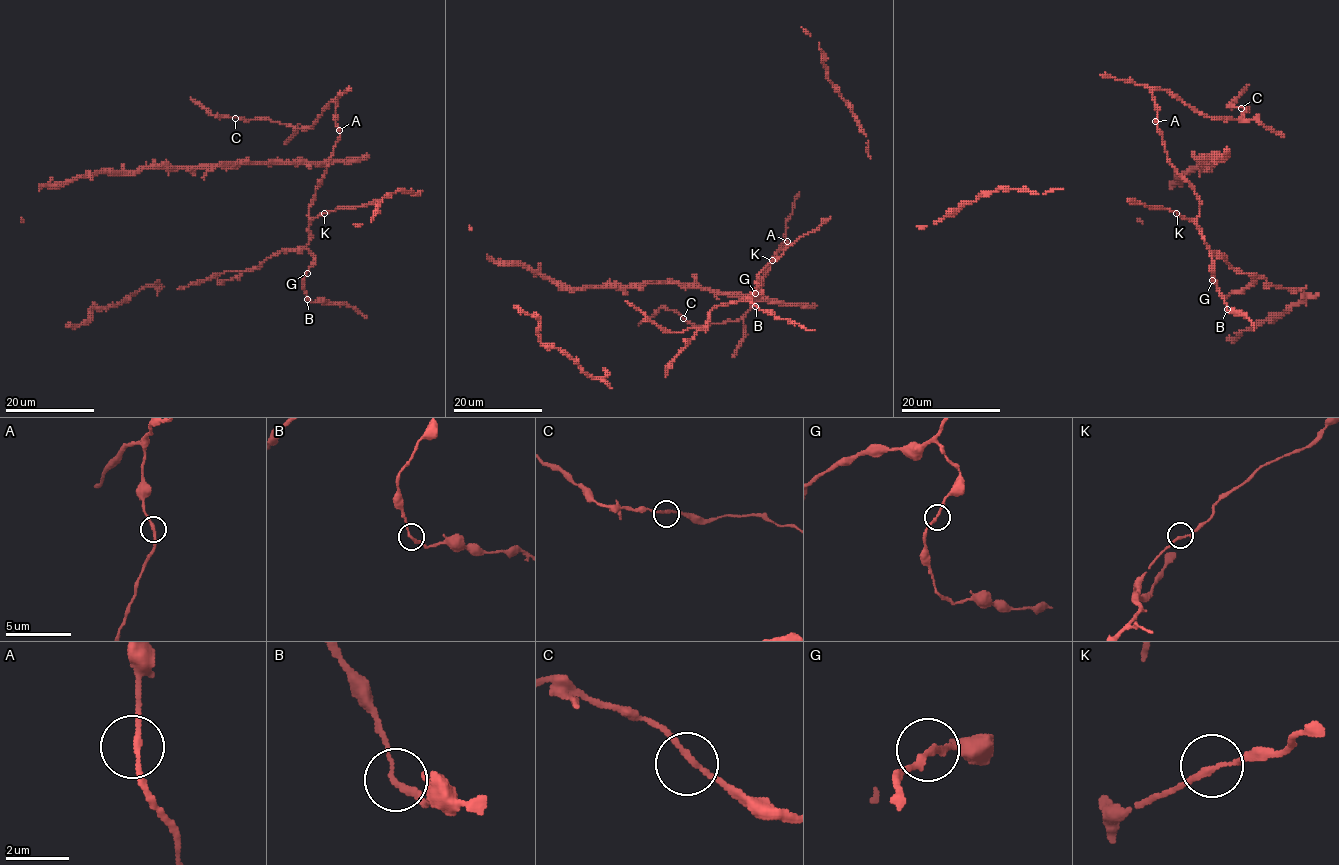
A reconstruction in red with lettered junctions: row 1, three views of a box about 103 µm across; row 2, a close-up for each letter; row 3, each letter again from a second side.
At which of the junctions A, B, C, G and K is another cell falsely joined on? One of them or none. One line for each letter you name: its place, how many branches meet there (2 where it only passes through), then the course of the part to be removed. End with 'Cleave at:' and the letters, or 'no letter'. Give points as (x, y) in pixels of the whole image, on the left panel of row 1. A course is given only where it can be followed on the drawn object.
Cleave at: no letter

